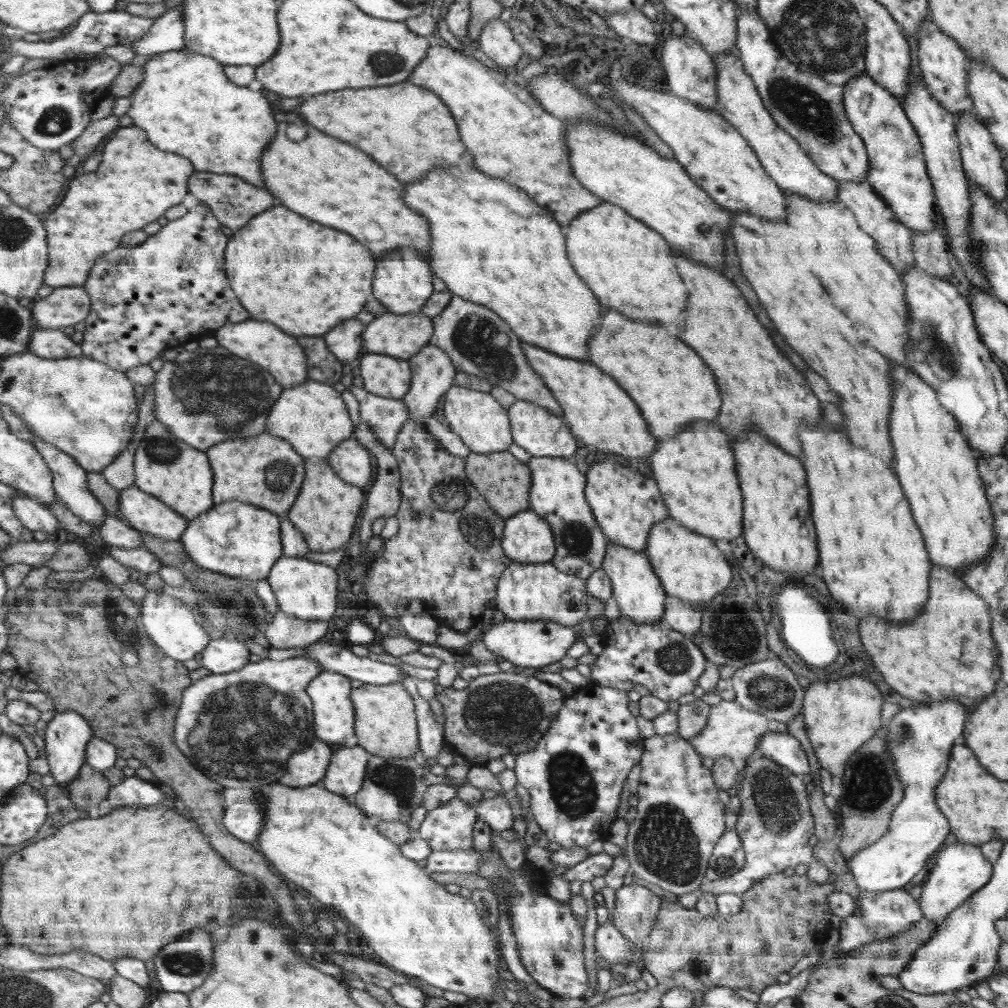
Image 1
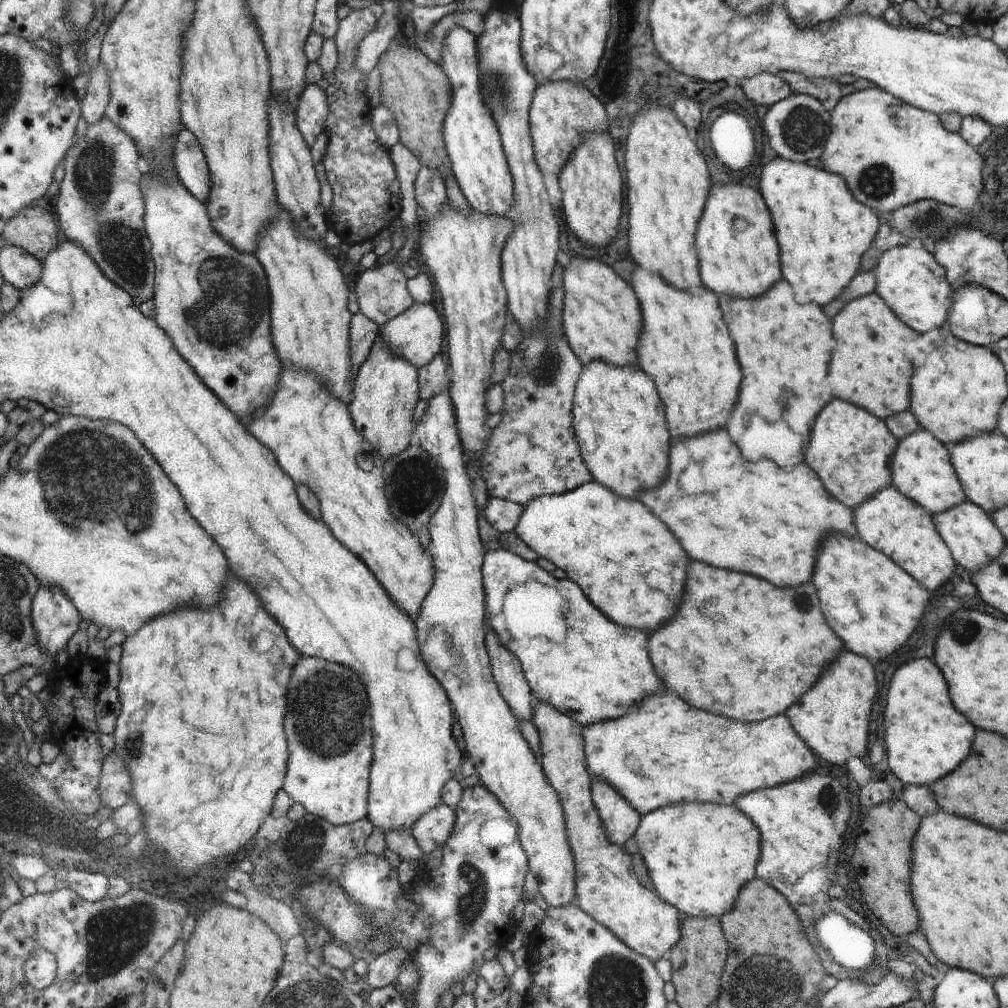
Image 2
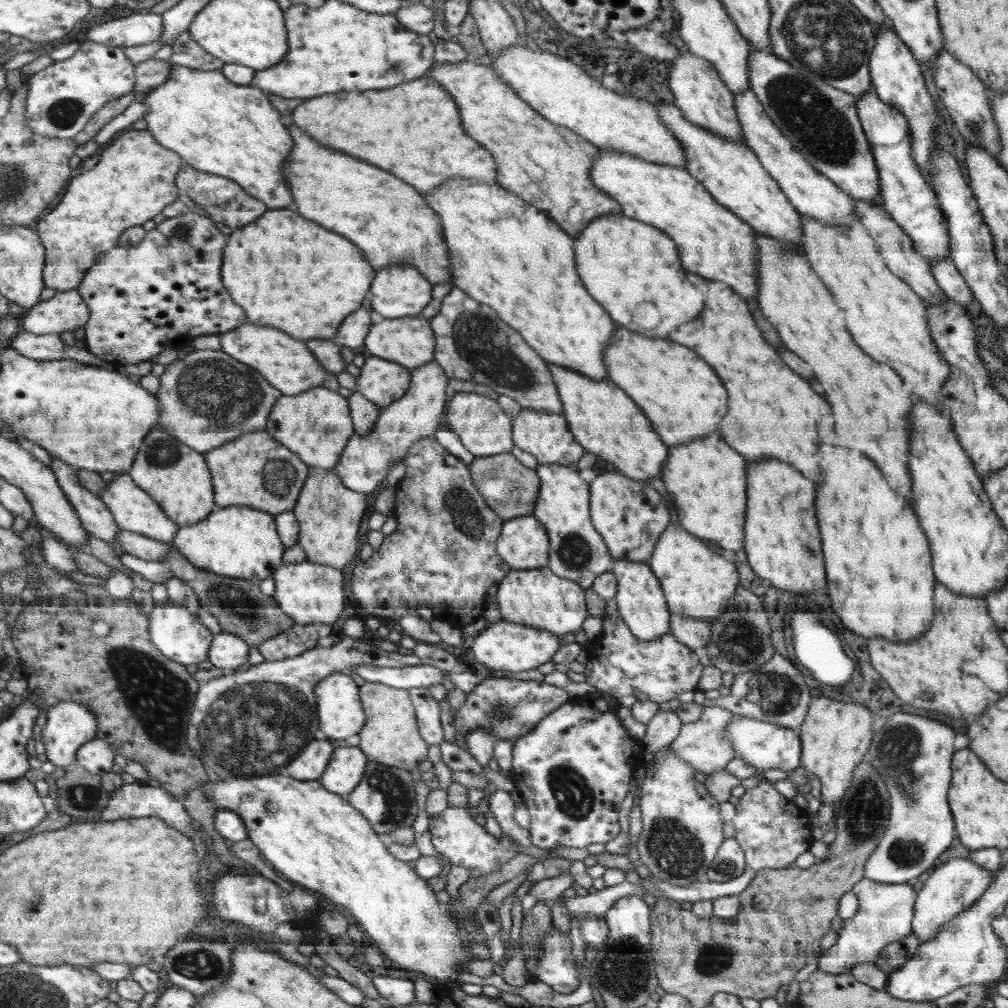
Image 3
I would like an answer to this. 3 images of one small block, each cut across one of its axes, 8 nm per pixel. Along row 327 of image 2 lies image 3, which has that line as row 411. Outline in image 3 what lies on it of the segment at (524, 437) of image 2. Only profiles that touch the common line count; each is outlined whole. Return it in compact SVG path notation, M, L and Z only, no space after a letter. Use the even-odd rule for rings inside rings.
M453 287L442 300L440 312L430 319L430 324L435 332L434 360L450 380L469 380L489 386L499 395L515 400L522 409L563 413L563 402L547 361L522 340L495 309Z

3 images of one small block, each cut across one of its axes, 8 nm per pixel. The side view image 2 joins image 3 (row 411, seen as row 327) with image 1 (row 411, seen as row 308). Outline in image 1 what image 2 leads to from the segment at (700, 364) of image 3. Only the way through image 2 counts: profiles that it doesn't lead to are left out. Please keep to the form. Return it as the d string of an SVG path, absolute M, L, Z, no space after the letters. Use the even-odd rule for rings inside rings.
M604 310L596 338L602 340L592 340L592 364L600 364L604 372L616 376L636 396L636 404L644 408L649 430L656 440L666 440L682 432L688 422L718 416L720 394L714 374L692 348L676 336L670 336L664 328L632 322L616 310Z

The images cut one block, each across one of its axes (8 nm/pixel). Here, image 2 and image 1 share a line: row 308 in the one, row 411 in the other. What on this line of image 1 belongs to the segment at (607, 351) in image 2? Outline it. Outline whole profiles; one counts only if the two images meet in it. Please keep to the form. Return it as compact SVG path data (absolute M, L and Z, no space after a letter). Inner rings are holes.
M522 343L522 347L532 368L539 373L544 384L547 384L547 387L551 389L552 396L562 406L564 420L571 424L572 432L575 433L581 444L594 446L600 452L614 452L614 454L620 454L624 458L634 458L633 463L639 458L652 456L652 452L656 450L656 440L648 432L648 426L646 426L638 406L628 398L628 394L608 374L604 374L603 370L600 370L598 366L592 366L590 362L558 356L554 352L548 352L547 349L538 348L536 345Z

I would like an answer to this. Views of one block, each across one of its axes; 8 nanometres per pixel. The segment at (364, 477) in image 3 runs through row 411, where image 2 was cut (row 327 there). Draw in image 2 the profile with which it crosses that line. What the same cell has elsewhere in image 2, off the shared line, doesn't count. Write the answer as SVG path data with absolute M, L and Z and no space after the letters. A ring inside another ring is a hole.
M414 303L408 310L382 326L380 337L385 340L393 353L420 368L429 364L442 350L444 324L432 306L420 306L419 303Z

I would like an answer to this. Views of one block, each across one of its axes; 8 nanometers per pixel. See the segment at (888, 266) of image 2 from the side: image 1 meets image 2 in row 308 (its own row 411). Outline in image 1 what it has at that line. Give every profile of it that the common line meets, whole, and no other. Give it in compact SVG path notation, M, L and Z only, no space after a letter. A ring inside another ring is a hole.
M893 360L892 362L888 362L888 364L892 364L891 377L895 381L894 404L890 414L890 431L891 444L895 447L896 472L900 472L900 480L904 480L904 492L908 492L908 500L912 502L912 510L916 510L914 512L916 514L916 524L920 526L920 529L923 529L923 539L927 541L927 552L931 554L932 564L952 567L958 572L957 575L959 576L959 567L973 566L973 564L977 564L977 562L981 562L981 560L987 558L992 551L992 545L996 542L994 513L991 511L991 503L987 499L986 485L979 475L978 458L975 456L974 450L970 447L968 440L960 431L958 419L938 403L936 391L931 386L928 386L920 378L920 375L908 368L907 365L900 364L898 366L897 362L893 362Z

